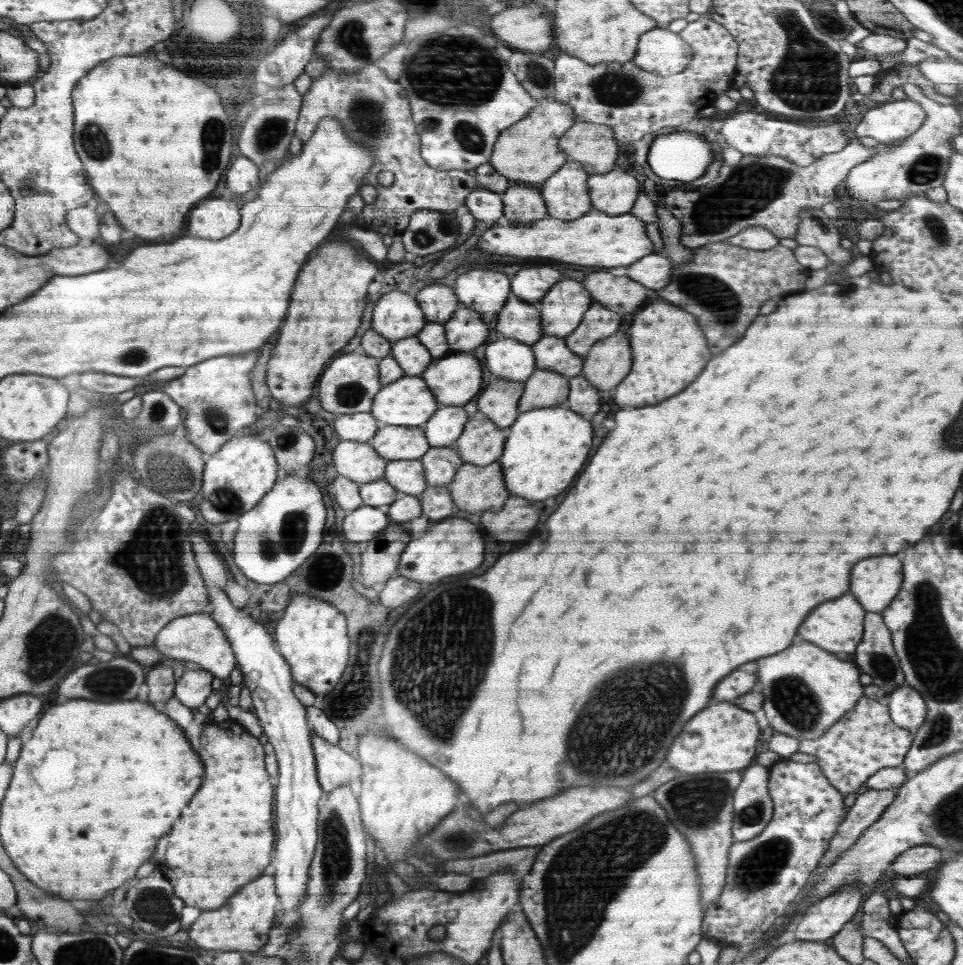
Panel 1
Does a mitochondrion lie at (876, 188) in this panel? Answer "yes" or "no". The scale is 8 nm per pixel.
no

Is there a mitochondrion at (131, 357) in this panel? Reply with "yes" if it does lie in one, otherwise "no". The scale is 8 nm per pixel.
yes

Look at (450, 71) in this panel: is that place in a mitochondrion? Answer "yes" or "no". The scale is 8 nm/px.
yes

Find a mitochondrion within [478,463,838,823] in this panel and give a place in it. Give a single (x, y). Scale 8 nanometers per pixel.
(627, 728)

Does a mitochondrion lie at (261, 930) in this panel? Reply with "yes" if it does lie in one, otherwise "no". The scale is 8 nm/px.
no

